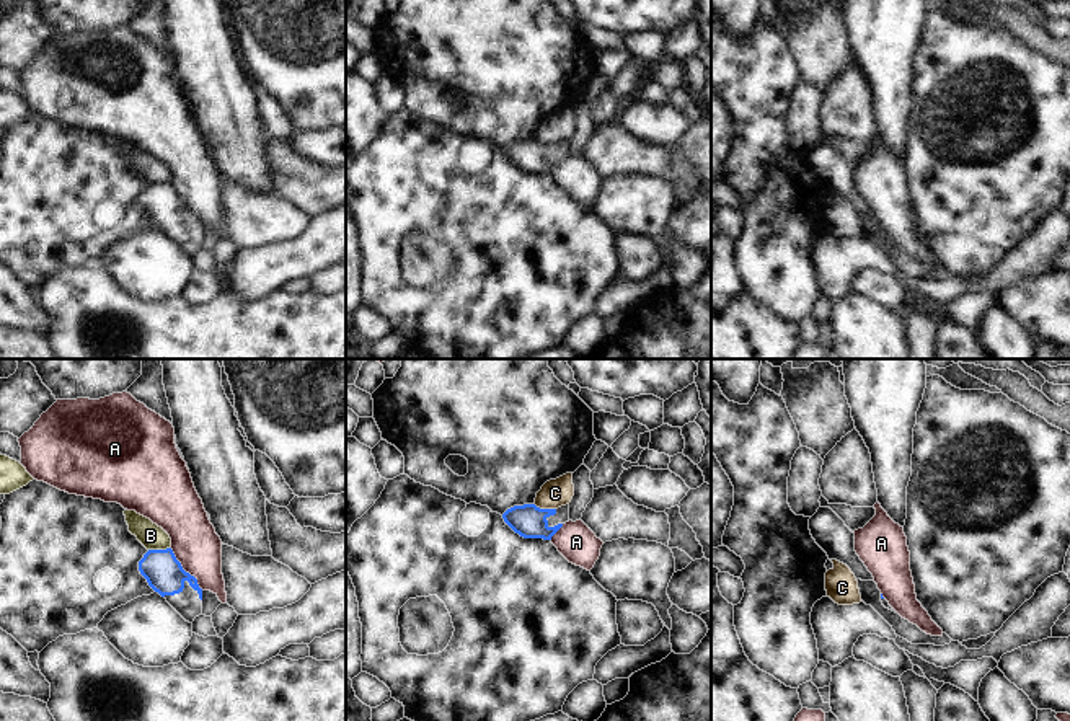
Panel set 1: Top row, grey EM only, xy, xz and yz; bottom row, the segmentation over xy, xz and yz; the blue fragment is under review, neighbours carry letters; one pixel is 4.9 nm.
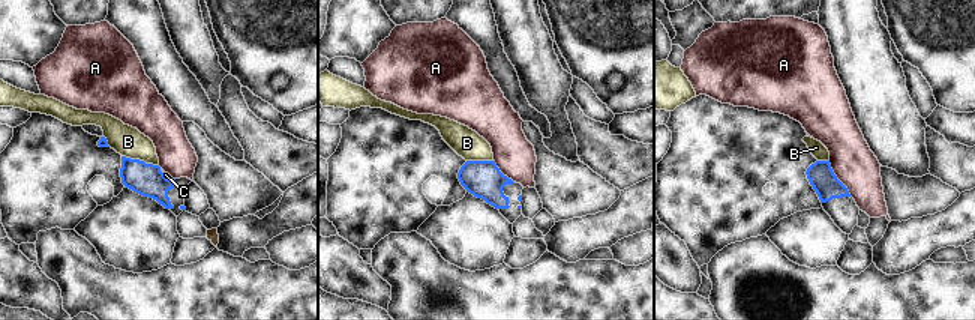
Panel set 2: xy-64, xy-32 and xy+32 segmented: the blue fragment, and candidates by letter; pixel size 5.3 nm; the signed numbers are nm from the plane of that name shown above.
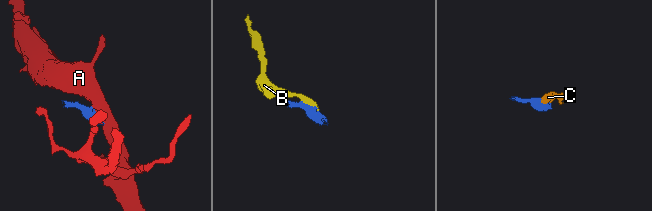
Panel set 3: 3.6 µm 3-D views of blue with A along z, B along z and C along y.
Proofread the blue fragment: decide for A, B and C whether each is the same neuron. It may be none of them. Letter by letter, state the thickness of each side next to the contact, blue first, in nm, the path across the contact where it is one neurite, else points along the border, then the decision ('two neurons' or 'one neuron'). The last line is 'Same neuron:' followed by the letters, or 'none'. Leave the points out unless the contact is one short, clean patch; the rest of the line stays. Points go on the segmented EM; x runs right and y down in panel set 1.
A: 190/240 nm | along xy (170, 547), (180, 565), (203, 589) | two neurons
B: 190/120 nm | along xy (168, 547), (149, 550) | two neurons
C: 160/140 nm | along xz (534, 503), (543, 509), (555, 509) | two neurons
Same neuron: none

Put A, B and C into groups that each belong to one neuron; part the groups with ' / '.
A / B C

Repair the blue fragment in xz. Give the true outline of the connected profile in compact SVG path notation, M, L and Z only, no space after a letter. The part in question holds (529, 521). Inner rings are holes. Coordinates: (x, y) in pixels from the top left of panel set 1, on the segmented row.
M535 504L514 506L502 514L502 519L524 538L551 540L569 522L569 504L558 509L540 509Z

